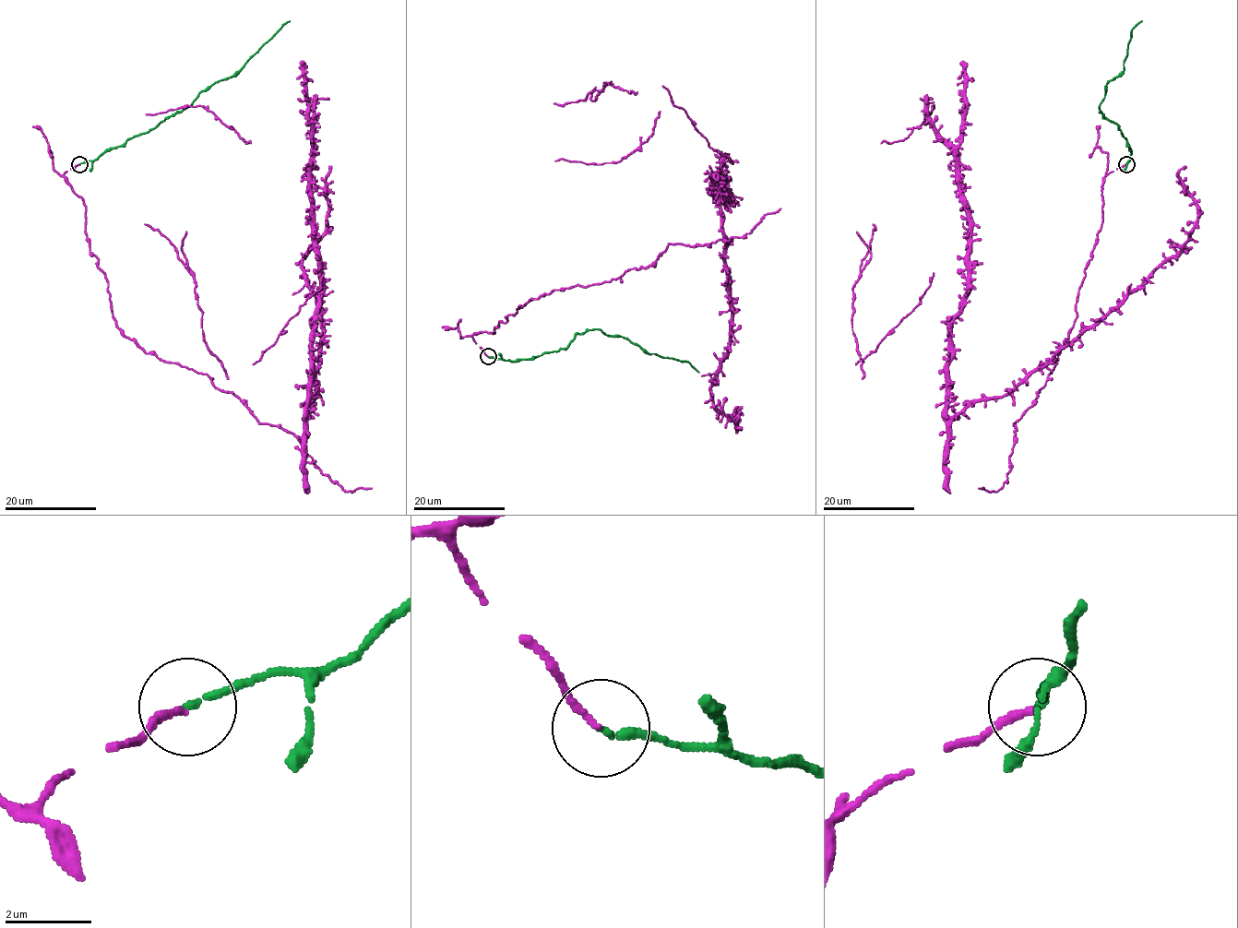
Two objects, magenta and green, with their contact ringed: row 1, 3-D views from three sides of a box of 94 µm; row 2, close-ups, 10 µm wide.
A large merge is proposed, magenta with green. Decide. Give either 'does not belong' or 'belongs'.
belongs

